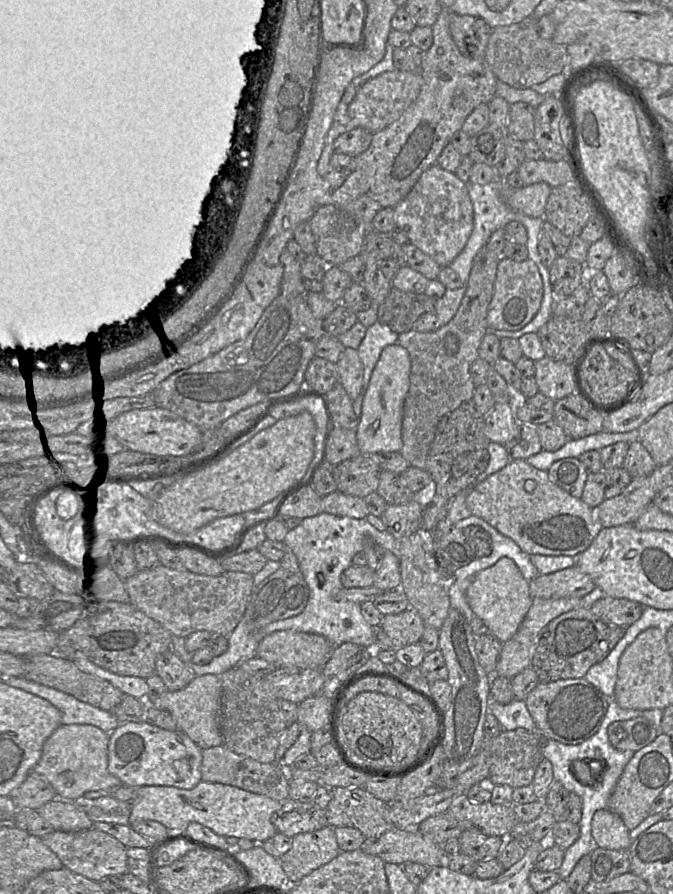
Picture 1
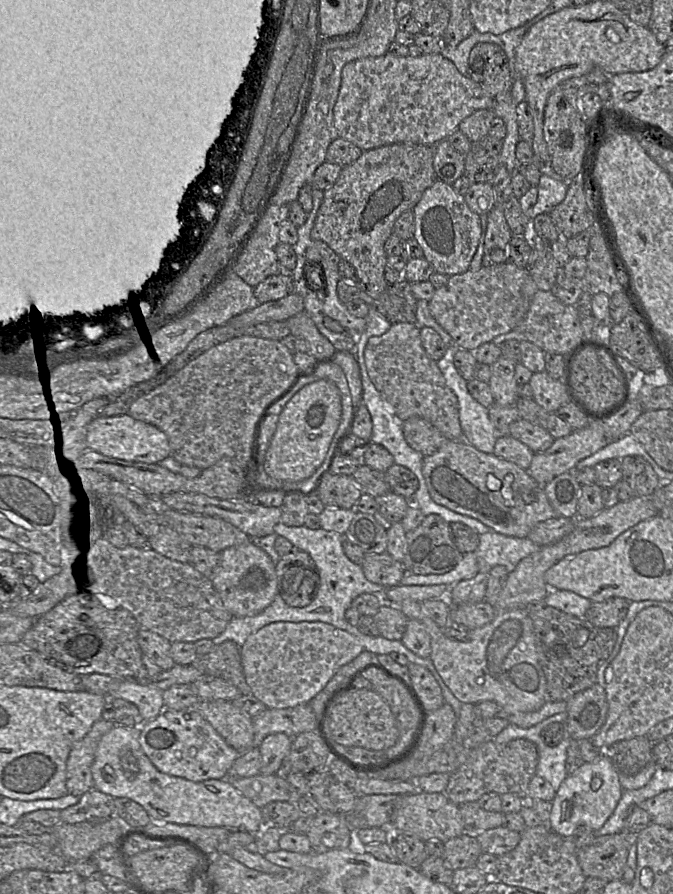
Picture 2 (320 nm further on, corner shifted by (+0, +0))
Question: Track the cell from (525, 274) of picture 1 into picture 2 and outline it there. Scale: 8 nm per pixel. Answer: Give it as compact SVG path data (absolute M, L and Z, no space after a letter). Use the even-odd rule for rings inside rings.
M511 261L449 276L447 283L435 289L429 300L430 314L452 337L455 345L474 351L522 324L529 310L529 302L522 295L522 286L528 277L526 267L519 267Z

